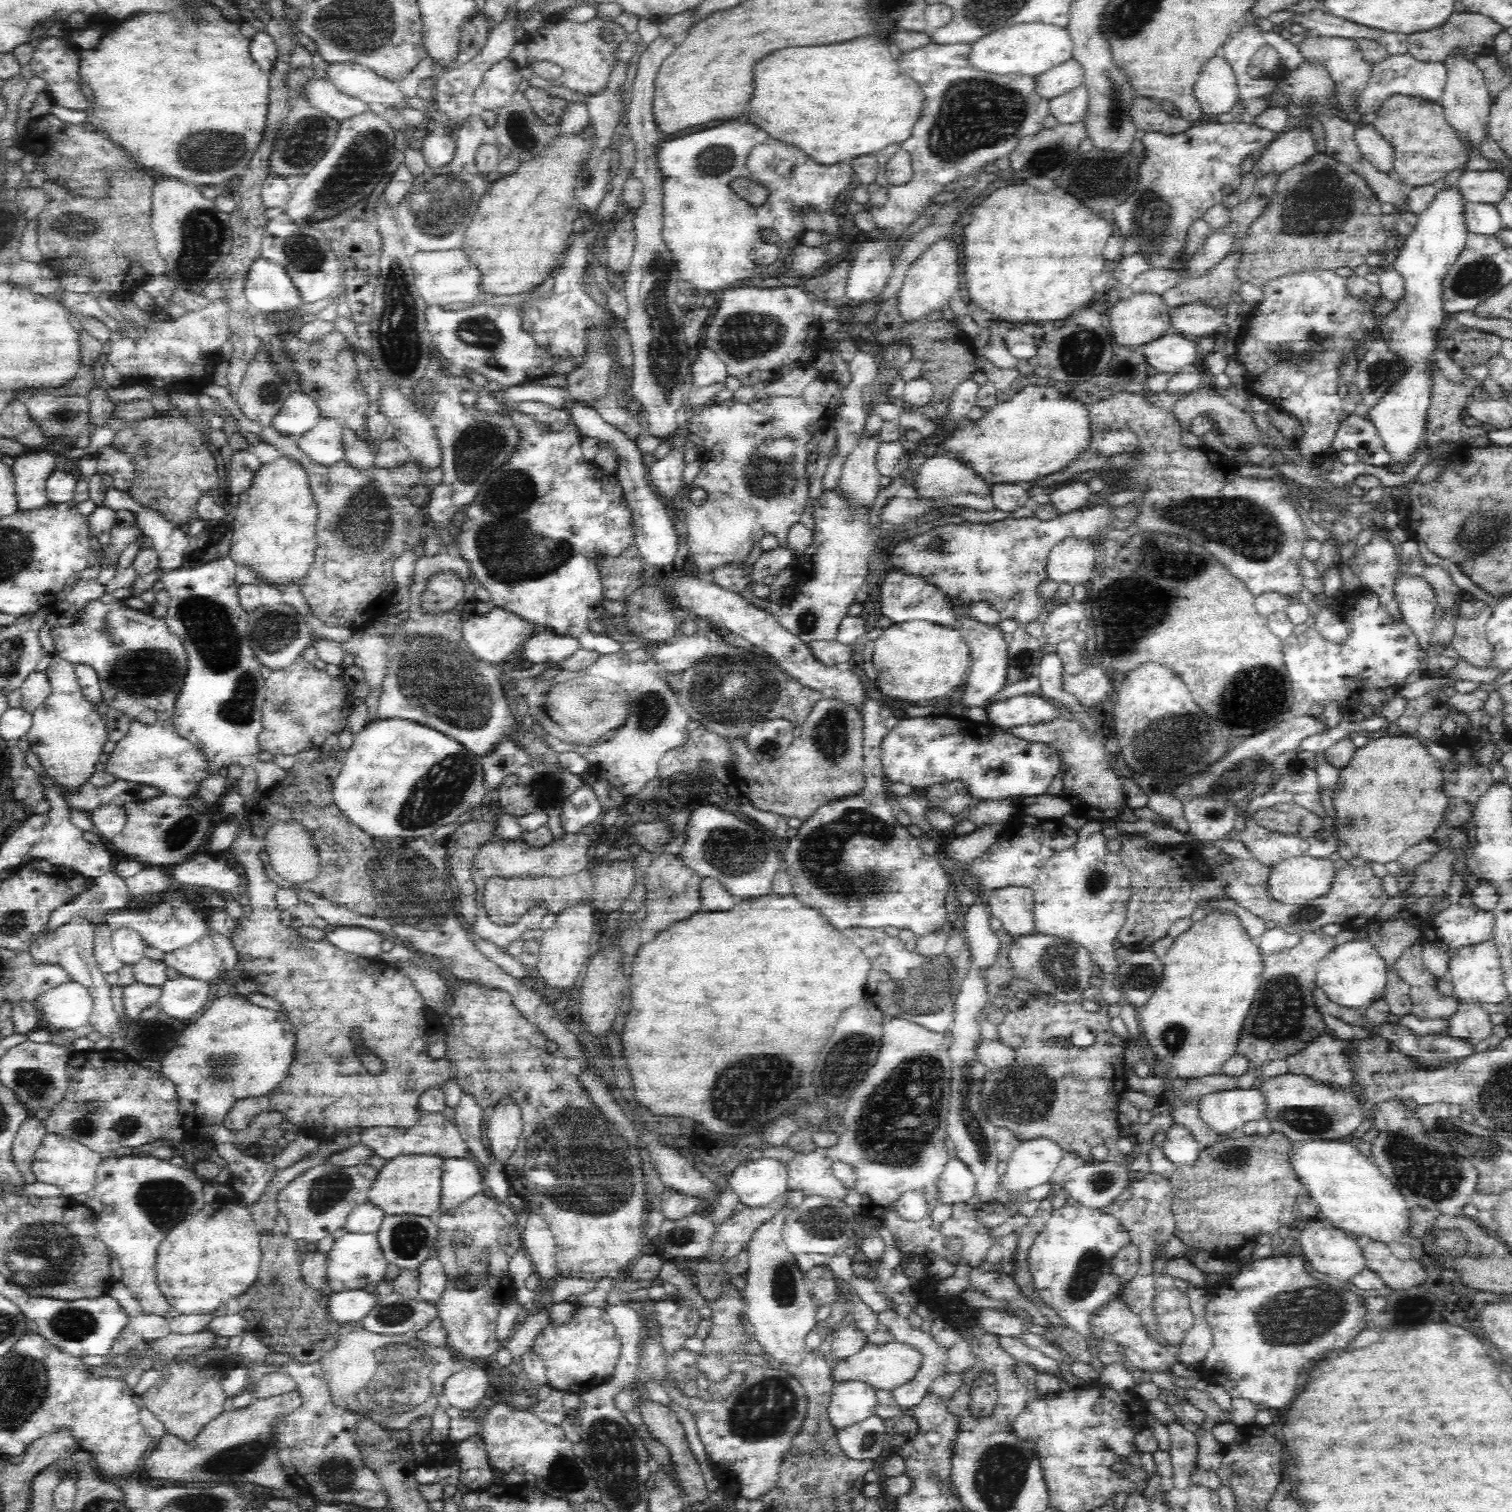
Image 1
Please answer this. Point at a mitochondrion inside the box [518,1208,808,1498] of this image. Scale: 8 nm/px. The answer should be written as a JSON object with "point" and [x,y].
{"point":[764,1410]}

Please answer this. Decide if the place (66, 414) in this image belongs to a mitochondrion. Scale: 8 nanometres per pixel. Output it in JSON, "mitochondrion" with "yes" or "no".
{"mitochondrion":"yes"}

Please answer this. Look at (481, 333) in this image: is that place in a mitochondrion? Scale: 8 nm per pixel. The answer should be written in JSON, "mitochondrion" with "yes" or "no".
{"mitochondrion":"yes"}

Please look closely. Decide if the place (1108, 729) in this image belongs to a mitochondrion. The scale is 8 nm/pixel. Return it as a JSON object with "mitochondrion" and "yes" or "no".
{"mitochondrion":"no"}

